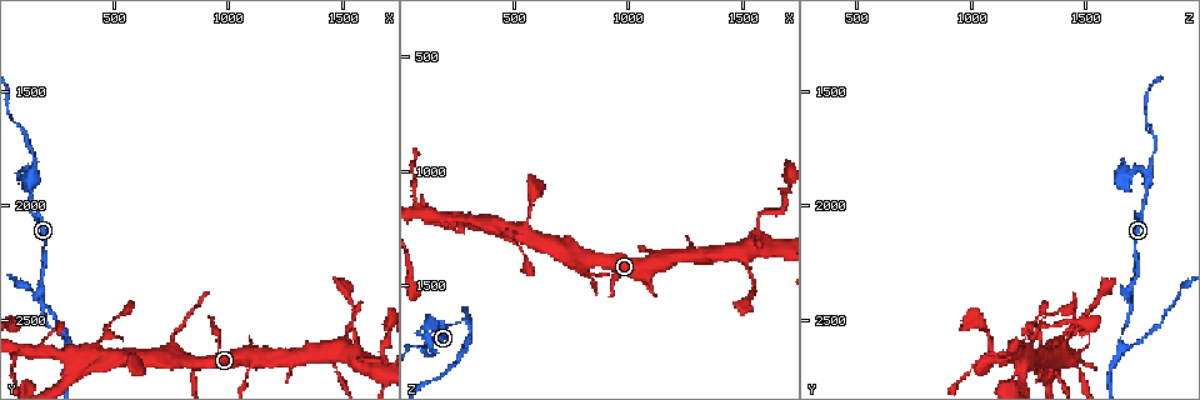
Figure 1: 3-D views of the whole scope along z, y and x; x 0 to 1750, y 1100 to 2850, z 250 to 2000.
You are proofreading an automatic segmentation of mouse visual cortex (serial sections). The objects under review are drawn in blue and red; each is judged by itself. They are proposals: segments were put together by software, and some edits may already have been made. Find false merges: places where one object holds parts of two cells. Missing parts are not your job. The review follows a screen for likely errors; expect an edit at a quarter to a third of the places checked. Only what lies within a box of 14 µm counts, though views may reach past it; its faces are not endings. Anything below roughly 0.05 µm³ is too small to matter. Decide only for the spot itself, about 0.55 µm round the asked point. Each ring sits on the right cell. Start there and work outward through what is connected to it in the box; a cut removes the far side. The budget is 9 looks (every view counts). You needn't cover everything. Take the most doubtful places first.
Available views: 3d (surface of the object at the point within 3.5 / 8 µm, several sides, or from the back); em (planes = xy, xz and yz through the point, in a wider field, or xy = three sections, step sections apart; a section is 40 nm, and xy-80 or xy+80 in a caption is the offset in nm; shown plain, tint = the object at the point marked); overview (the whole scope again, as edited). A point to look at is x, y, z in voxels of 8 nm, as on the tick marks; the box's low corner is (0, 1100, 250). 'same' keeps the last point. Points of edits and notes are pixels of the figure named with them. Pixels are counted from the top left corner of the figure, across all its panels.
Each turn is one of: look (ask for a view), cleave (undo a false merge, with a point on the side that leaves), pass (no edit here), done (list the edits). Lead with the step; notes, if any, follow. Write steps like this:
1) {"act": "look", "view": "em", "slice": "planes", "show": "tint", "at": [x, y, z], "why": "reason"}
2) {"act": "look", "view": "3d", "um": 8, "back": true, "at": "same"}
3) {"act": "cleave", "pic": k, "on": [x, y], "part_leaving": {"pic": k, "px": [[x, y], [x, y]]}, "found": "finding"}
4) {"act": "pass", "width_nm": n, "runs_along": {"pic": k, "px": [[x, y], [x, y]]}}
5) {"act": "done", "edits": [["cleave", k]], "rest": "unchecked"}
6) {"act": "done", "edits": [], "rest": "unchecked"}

{"act": "look", "view": "3d", "um": 3.5, "at": [300, 2600, 1650], "why": "arms part here"}

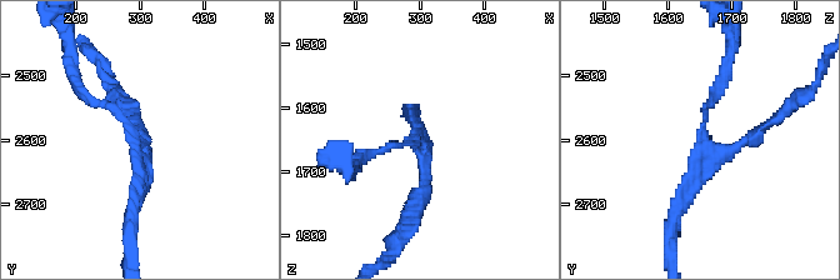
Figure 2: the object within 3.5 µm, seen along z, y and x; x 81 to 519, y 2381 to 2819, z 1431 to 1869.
{"act": "look", "view": "em", "slice": "xy", "step": 5, "show": "tint", "at": [290, 2605, 1650], "why": "now the EM"}

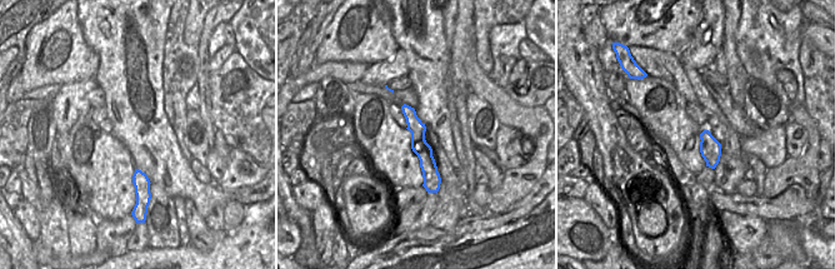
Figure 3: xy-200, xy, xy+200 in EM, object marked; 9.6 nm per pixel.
{"act": "pass", "arm_widths_nm": [100, 150, 150], "found": "one cell here"}

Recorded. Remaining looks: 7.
{"act": "look", "view": "3d", "um": 3.5, "at": [1580, 2680, 1200], "why": "sharp bend"}

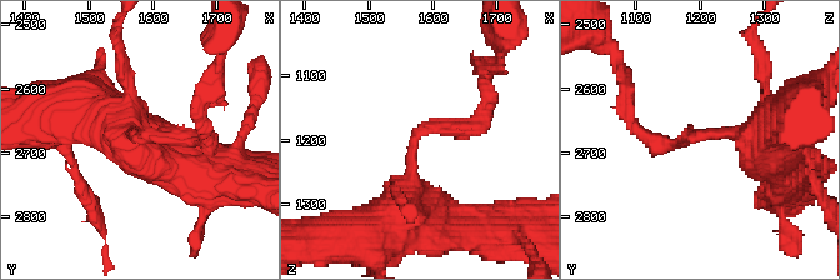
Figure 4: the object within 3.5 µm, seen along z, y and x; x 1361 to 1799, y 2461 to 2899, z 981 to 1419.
{"act": "look", "view": "em", "slice": "xy", "step": 3, "show": "plain", "at": [1565, 2675, 1195], "why": "now the EM"}

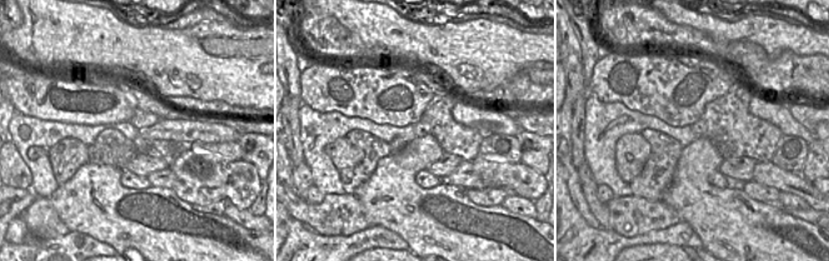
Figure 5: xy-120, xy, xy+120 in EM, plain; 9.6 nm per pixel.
{"act": "look", "view": "em", "slice": "xy", "step": 3, "show": "tint", "at": "same"}

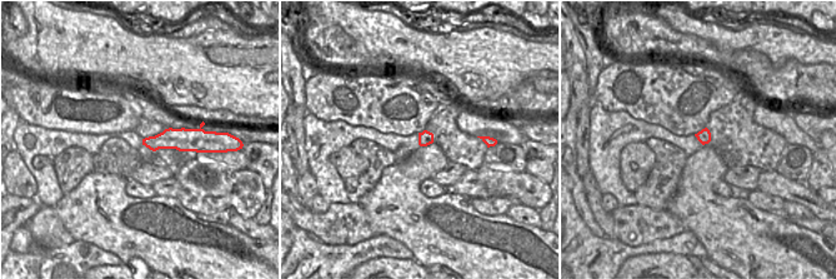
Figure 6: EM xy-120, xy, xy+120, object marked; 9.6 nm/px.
{"act": "pass", "width_nm": 140, "runs_along": {"pic": 4, "px": [[398, 215], [413, 138], [485, 109]]}, "found": "one cell here"}

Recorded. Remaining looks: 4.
{"act": "look", "view": "3d", "um": 3.5, "at": [780, 2660, 1390], "why": "sharp bend"}

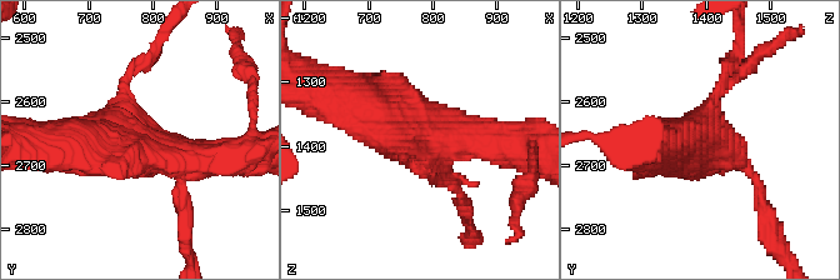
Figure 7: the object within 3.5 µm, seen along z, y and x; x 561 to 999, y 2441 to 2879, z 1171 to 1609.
{"act": "look", "view": "em", "slice": "planes", "show": "tint", "at": [765, 2655, 1390], "why": "now the EM"}

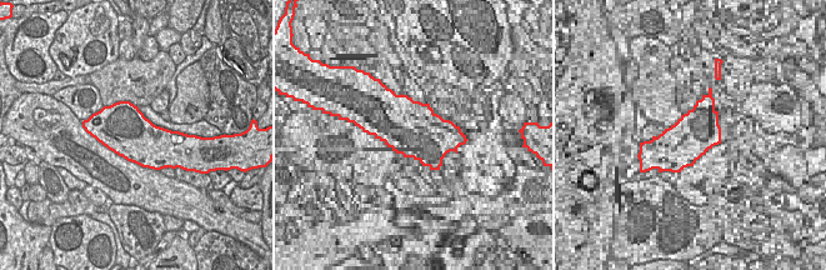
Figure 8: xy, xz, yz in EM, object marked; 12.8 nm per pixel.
{"act": "look", "view": "em", "slice": "xy", "step": 5, "show": "tint", "at": "same"}

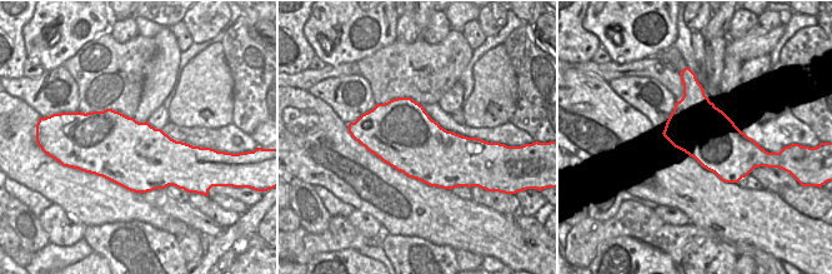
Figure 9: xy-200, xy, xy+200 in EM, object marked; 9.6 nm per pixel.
{"act": "pass", "runs_along": {"pic": 7, "px": [[510, 141], [436, 138], [353, 103]]}, "found": "continuous, no second cell"}

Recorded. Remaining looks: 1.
{"act": "done", "edits": [], "rest": "unchecked"}

